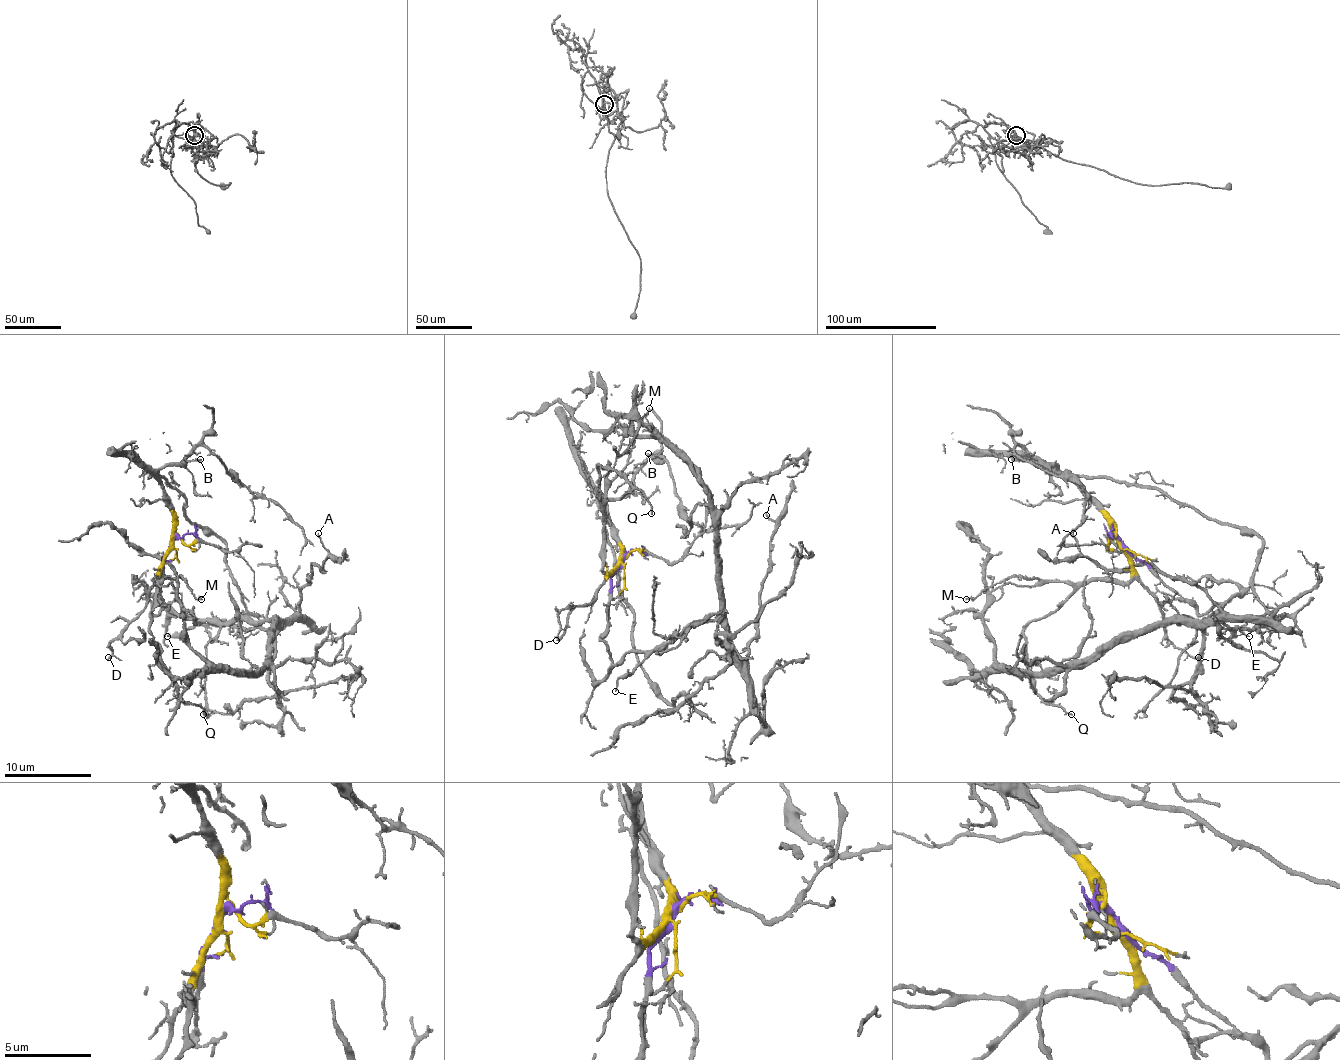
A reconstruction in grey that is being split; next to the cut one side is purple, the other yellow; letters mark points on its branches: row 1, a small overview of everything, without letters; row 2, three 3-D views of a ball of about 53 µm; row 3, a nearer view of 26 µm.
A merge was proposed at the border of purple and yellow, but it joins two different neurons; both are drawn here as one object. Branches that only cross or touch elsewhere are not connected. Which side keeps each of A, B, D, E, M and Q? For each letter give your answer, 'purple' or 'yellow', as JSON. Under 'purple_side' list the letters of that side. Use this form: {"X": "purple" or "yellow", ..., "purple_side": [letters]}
{"A": "purple", "B": "yellow", "D": "yellow", "E": "purple", "M": "yellow", "Q": "yellow", "purple_side": ["A", "E"]}

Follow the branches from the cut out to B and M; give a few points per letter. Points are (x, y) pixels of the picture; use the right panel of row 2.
B: (1121, 543), (1115, 524), (1052, 463), (1011, 459)
M: (1121, 543), (1121, 550), (1130, 558), (1130, 576), (1126, 582), (1043, 582), (1019, 576), (991, 584), (965, 600)

